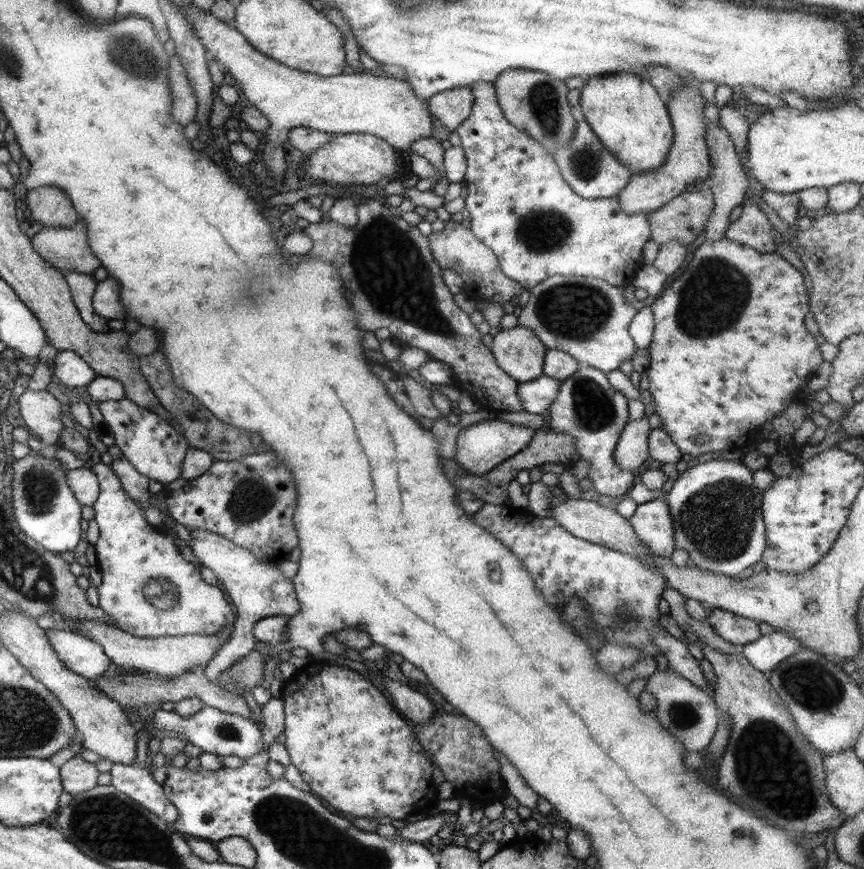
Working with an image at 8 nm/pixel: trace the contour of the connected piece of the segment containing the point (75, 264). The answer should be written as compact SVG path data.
M78 220L74 226L63 226L62 228L42 227L42 229L32 237L35 251L46 262L58 270L73 270L82 274L91 274L100 268L100 261L91 253L88 246L87 230L85 224Z

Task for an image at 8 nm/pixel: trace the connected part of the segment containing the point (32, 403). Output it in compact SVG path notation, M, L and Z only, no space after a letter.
M27 388L19 396L20 414L25 426L42 444L59 444L62 423L60 402L47 390L38 391Z

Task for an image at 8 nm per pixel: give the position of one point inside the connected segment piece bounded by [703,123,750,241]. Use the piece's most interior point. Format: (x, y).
(729, 182)

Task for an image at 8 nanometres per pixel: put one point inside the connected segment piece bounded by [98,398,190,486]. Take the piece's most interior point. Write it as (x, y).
(156, 448)

